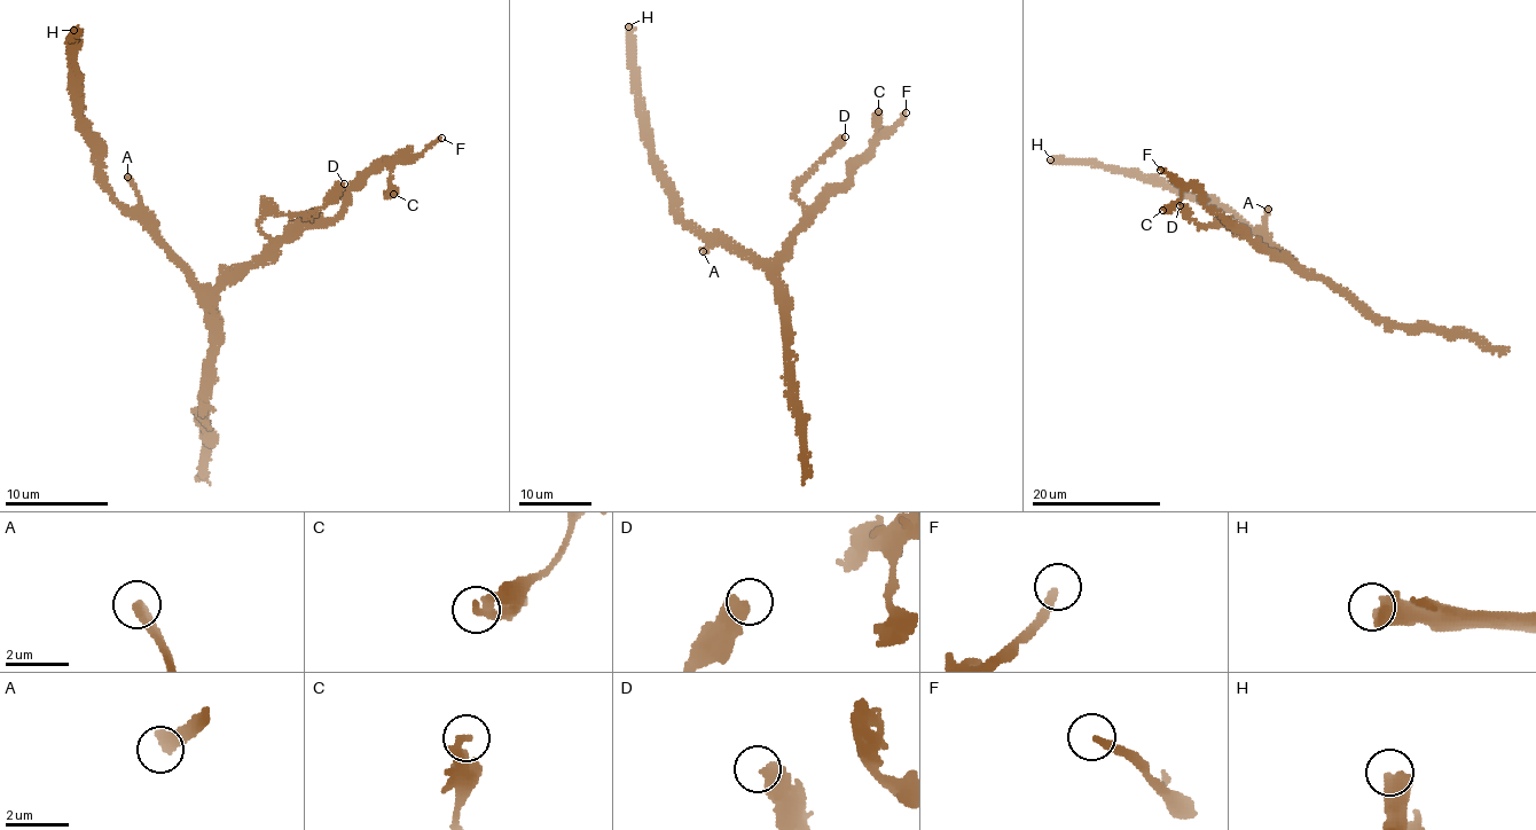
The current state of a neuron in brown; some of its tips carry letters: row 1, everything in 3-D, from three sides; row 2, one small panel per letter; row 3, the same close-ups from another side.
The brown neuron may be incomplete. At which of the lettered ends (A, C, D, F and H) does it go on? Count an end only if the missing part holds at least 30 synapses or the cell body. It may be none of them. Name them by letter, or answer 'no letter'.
A, H

